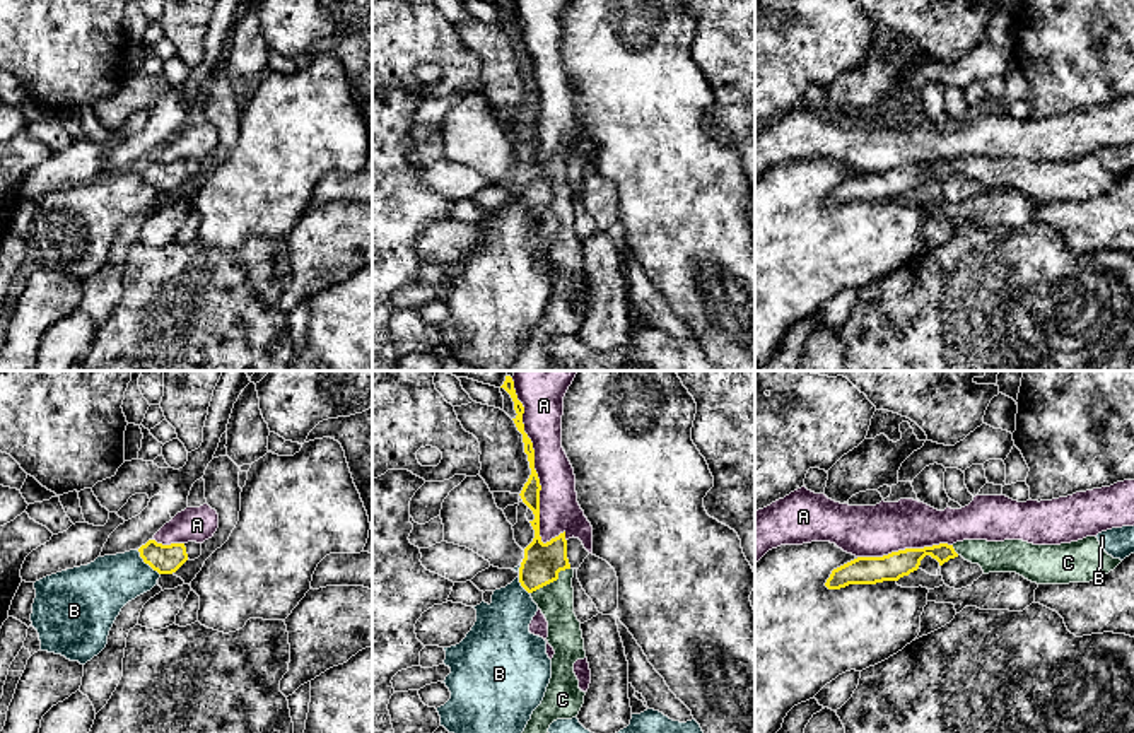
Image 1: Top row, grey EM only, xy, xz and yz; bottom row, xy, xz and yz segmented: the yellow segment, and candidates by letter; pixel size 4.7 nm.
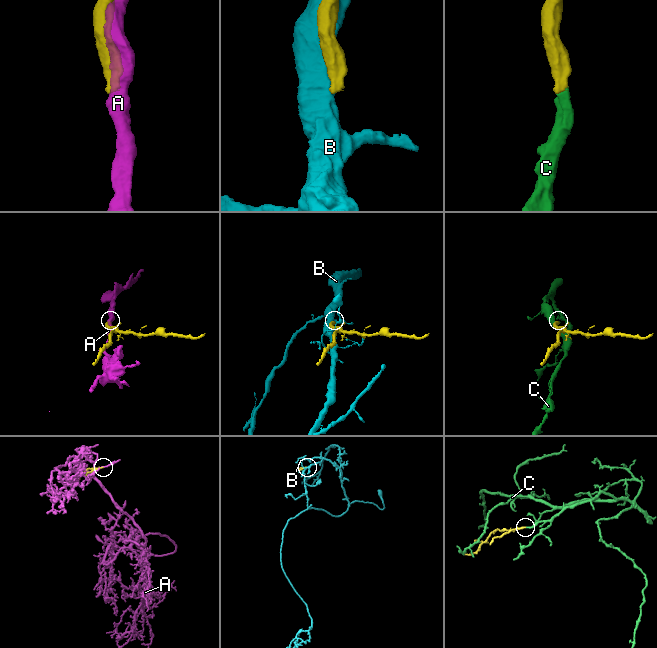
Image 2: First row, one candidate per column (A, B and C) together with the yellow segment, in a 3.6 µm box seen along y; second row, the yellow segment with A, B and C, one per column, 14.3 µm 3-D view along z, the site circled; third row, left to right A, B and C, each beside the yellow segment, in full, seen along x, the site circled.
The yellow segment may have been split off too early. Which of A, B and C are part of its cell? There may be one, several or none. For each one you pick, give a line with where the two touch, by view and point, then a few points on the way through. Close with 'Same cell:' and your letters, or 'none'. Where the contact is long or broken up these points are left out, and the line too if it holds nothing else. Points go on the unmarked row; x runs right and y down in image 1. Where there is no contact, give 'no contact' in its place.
C: contact xz (550, 199); way xz (542, 180), (550, 199), (555, 217)
Same cell: C

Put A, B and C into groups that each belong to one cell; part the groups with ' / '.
A / B / C

